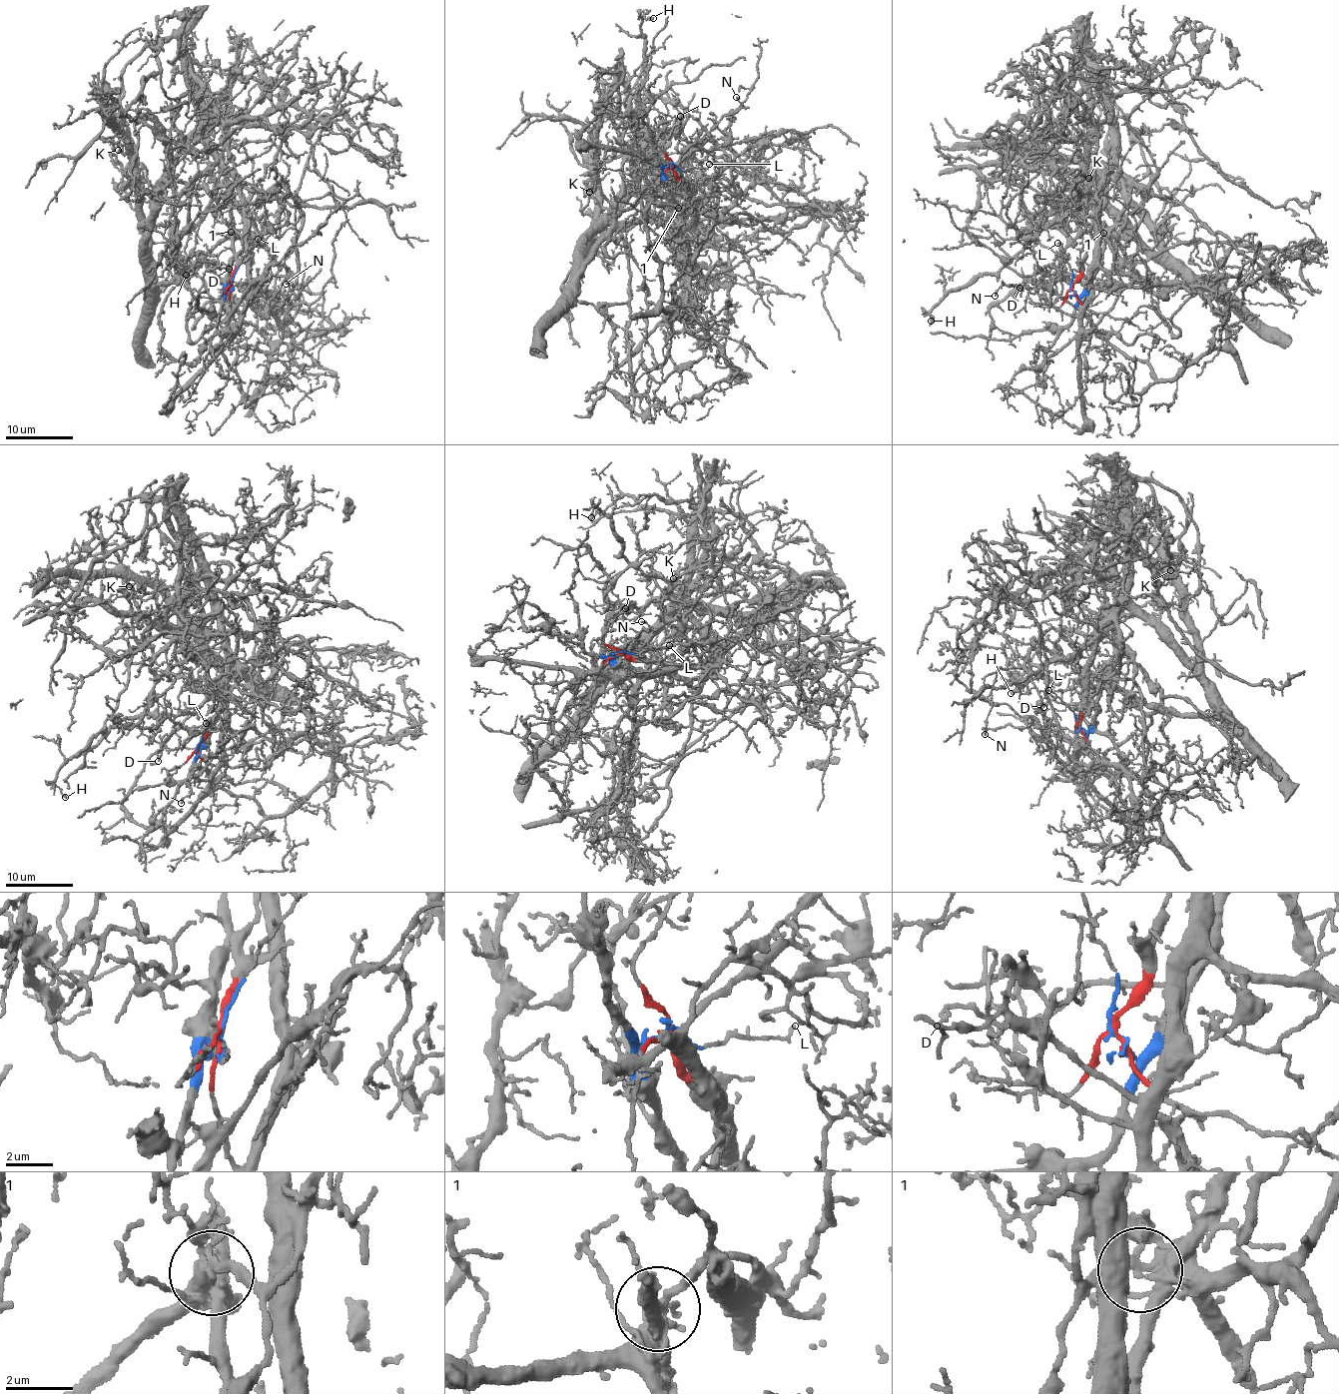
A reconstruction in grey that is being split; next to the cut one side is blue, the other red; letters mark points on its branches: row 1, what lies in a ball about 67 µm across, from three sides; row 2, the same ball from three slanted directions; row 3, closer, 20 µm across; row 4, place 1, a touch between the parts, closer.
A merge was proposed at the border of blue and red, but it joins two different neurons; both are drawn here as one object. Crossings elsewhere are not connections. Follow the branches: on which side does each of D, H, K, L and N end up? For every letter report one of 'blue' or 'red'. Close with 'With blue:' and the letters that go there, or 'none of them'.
D: blue
H: red
K: red
L: blue
N: red
With blue: D, L

